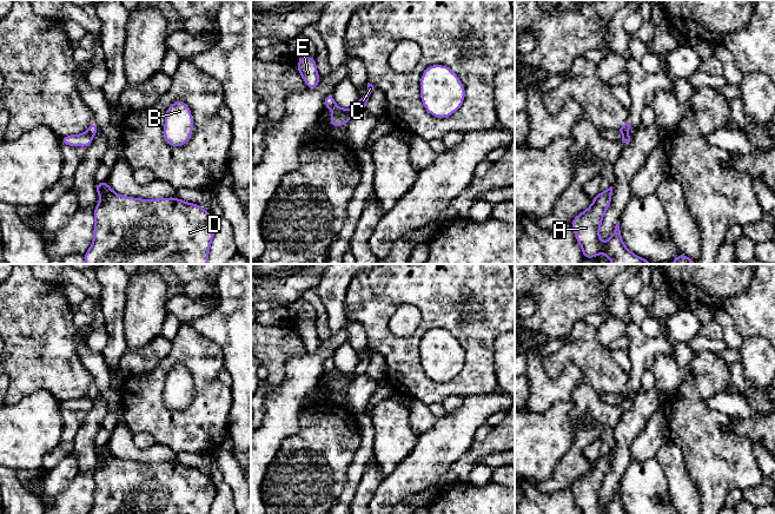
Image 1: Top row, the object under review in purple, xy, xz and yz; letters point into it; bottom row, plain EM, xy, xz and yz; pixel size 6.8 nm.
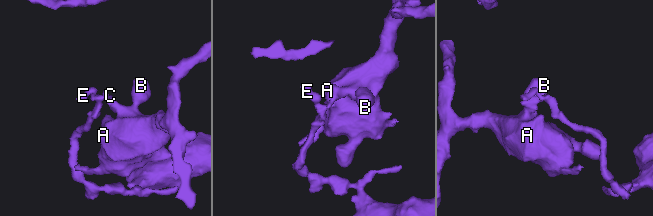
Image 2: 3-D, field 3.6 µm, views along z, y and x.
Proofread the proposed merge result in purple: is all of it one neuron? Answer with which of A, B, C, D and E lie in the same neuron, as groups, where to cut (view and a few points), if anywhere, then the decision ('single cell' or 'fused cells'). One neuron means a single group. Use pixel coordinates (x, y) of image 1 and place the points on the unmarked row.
groups A B C D / E; cut yz (627, 396), (622, 400); fused cells

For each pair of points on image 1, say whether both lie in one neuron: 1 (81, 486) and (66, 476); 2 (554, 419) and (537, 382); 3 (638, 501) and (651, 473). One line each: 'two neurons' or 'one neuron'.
1: two neurons
2: two neurons
3: one neuron

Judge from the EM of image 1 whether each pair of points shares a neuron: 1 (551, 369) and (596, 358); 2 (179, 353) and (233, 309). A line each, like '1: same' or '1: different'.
1: same
2: different

